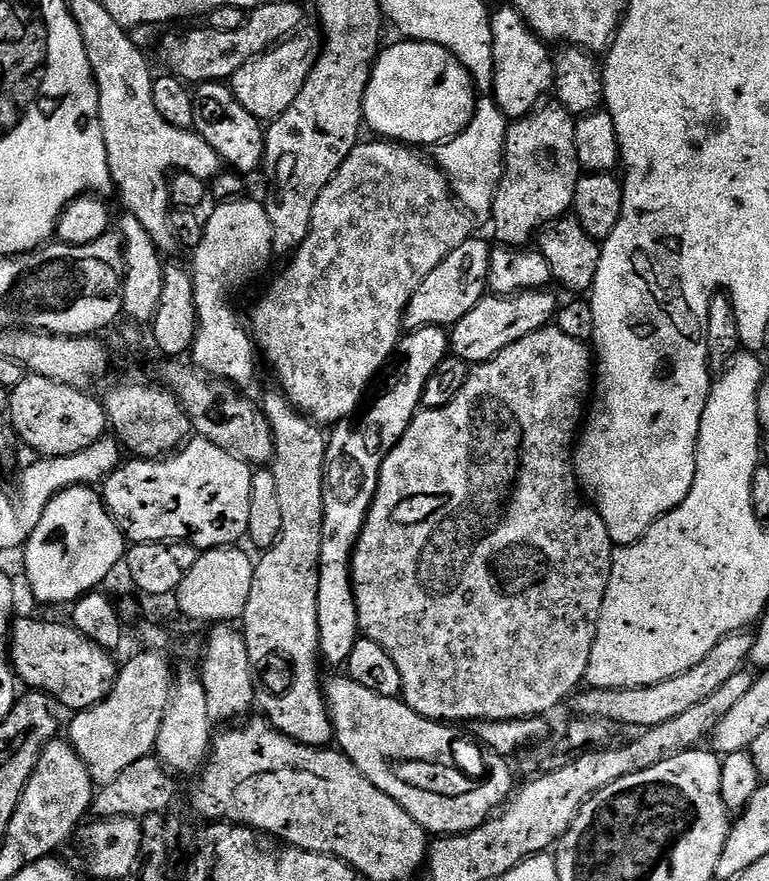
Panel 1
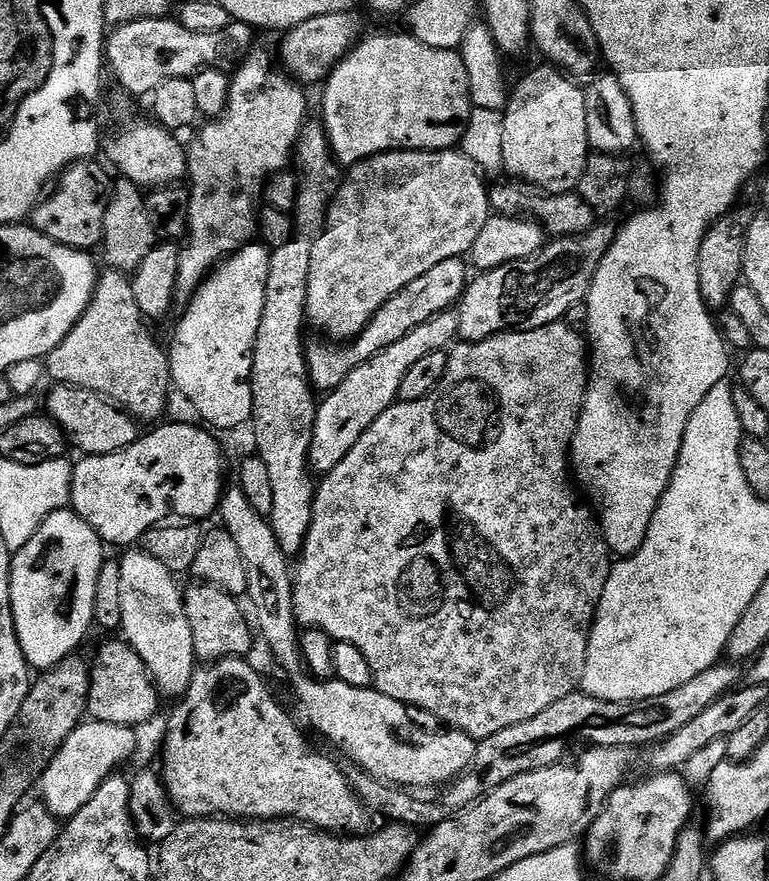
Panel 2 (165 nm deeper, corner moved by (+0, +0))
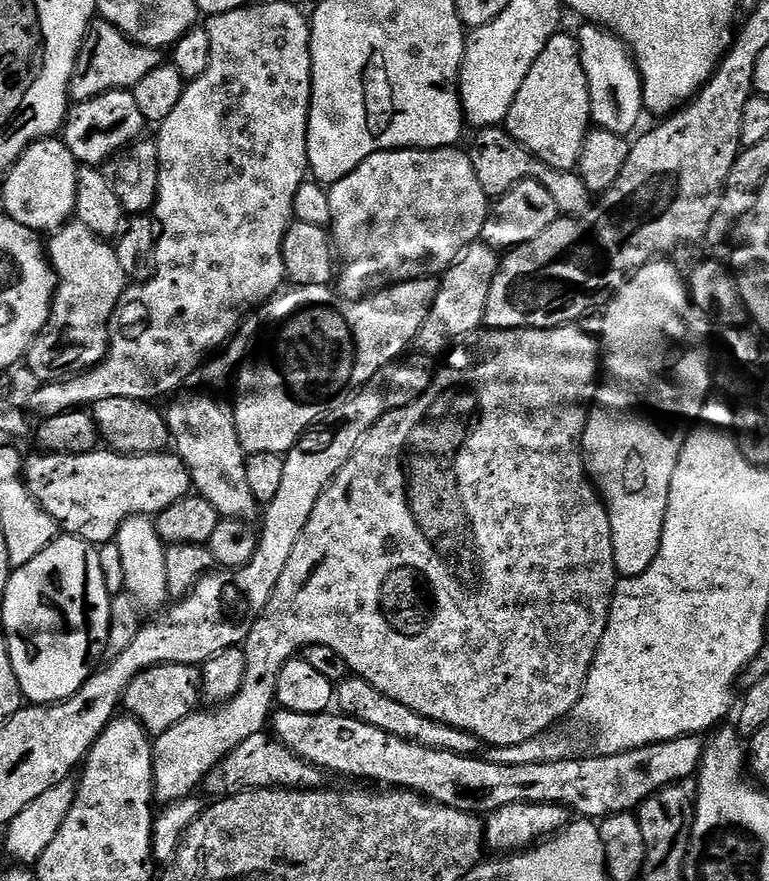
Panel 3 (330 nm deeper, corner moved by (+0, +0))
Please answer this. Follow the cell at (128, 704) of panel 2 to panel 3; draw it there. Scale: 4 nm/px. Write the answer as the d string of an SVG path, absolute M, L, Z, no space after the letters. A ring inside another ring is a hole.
M160 664L156 668L148 668L132 679L130 686L124 692L122 708L127 715L136 720L148 732L149 736L155 738L161 736L170 726L182 722L192 712L197 711L202 700L202 676L191 664Z

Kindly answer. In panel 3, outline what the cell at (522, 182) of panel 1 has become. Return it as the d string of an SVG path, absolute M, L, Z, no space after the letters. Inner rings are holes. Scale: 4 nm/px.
M575 35L551 36L542 54L534 58L534 66L530 66L530 74L526 74L526 82L522 82L522 90L518 90L514 106L510 106L508 133L546 166L570 172L579 165L591 124L590 90L586 70L582 70L580 41Z

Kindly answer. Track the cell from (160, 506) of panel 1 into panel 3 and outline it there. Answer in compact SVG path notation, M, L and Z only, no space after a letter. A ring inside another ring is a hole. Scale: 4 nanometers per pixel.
M111 450L83 452L77 456L57 452L39 455L24 460L24 487L67 535L77 536L97 546L115 541L118 530L131 516L155 517L157 512L166 510L166 506L174 506L174 502L193 491L188 467L180 461L179 456L168 450L151 452L145 456Z

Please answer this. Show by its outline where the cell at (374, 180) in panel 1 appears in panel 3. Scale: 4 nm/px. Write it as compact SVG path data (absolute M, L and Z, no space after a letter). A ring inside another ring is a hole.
M456 146L375 152L346 178L331 185L328 197L332 211L330 235L338 257L338 291L348 300L363 300L381 288L407 280L439 277L463 248L480 240L490 207L490 197L482 190L467 151Z

